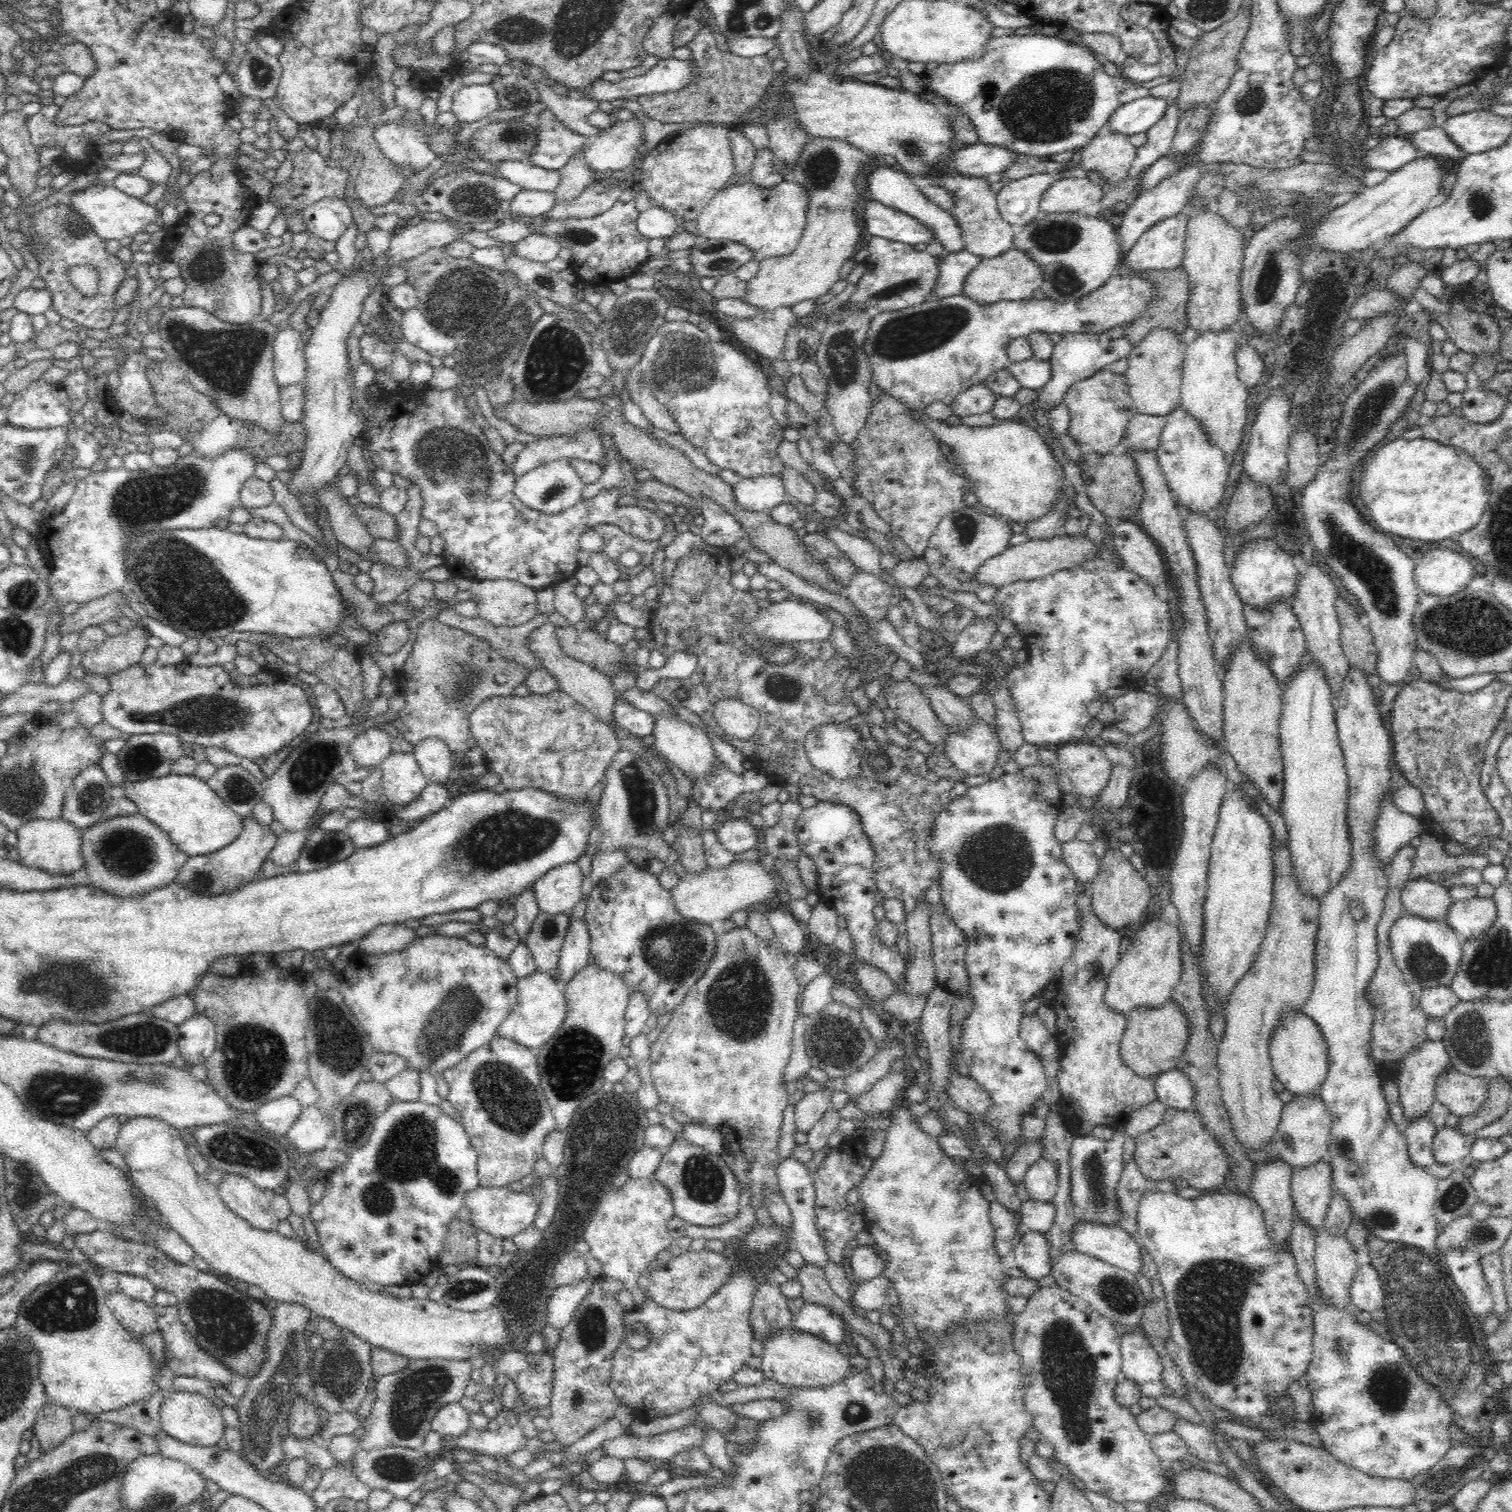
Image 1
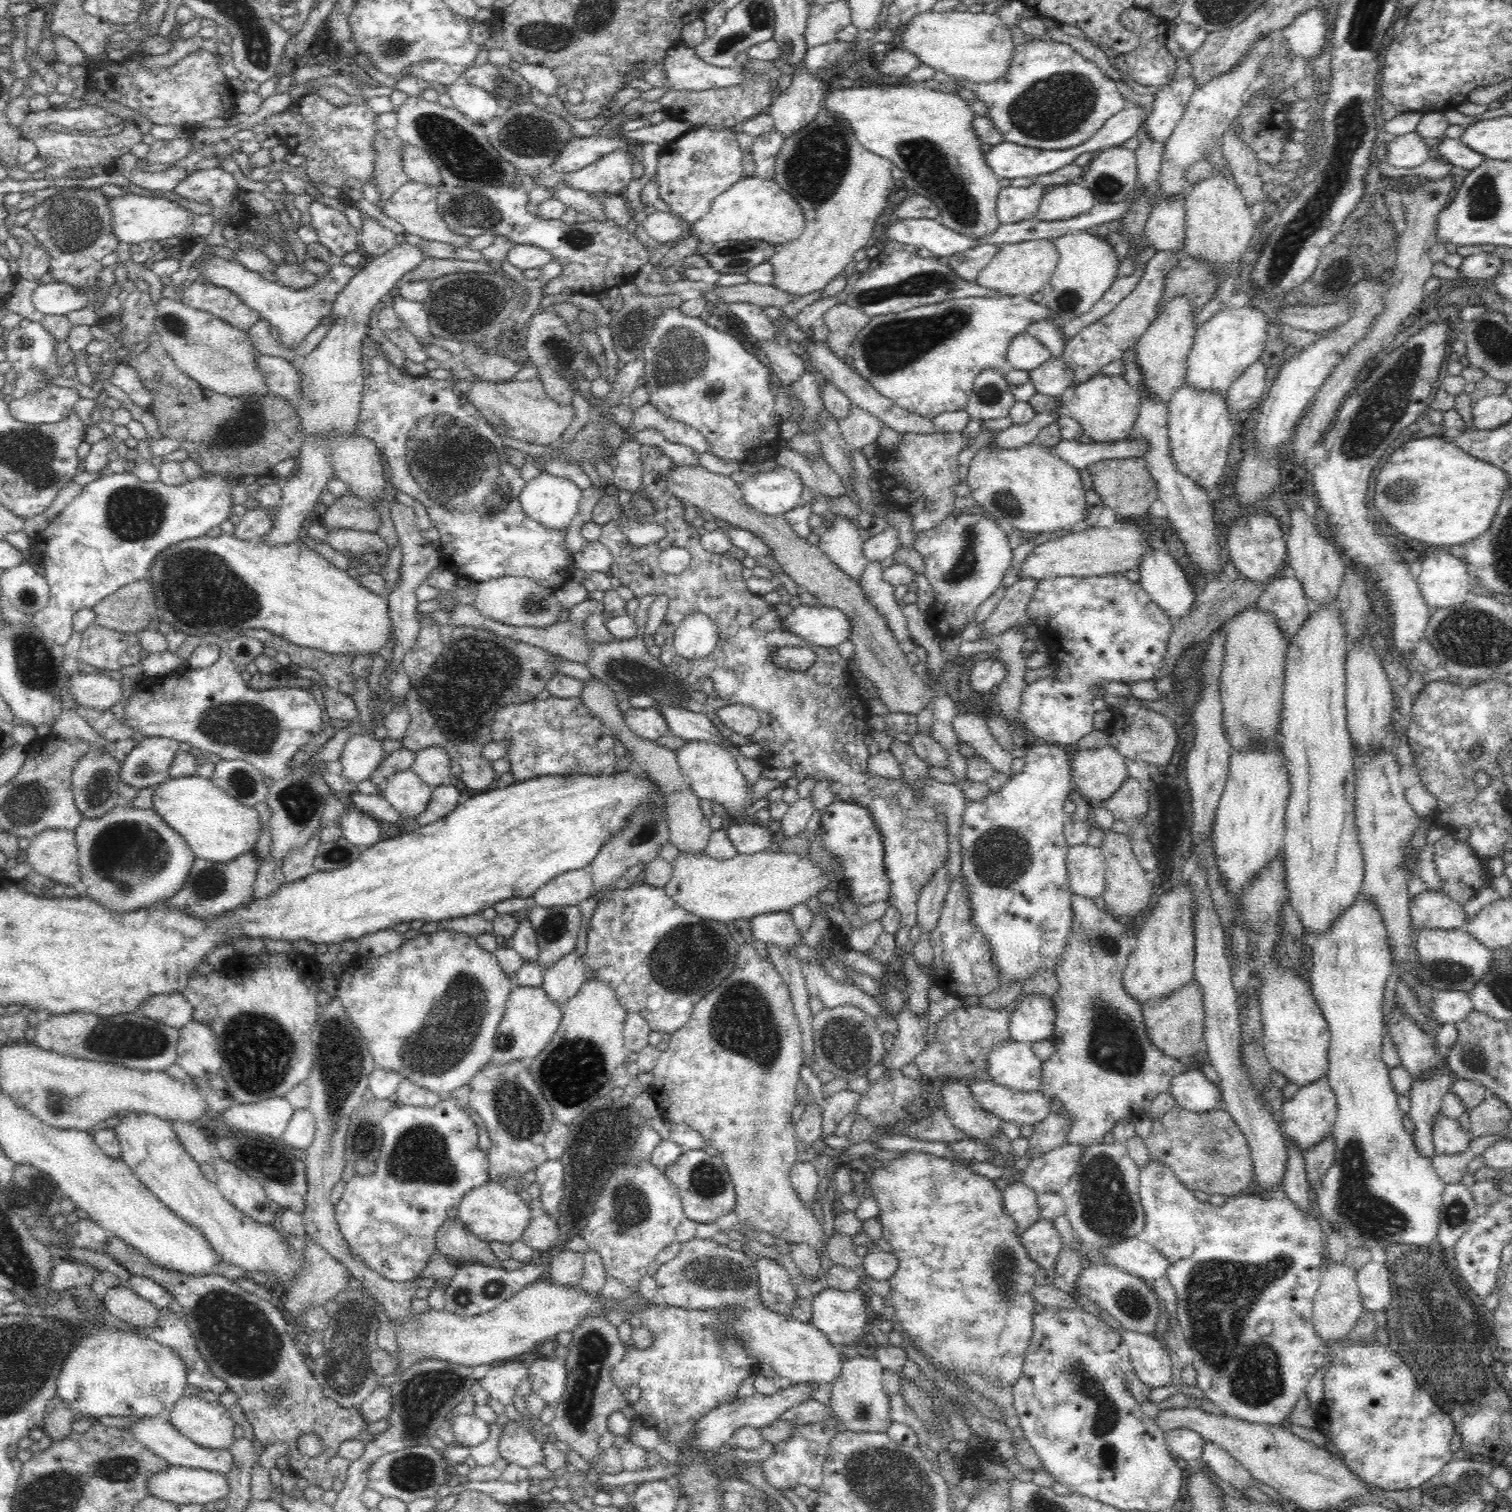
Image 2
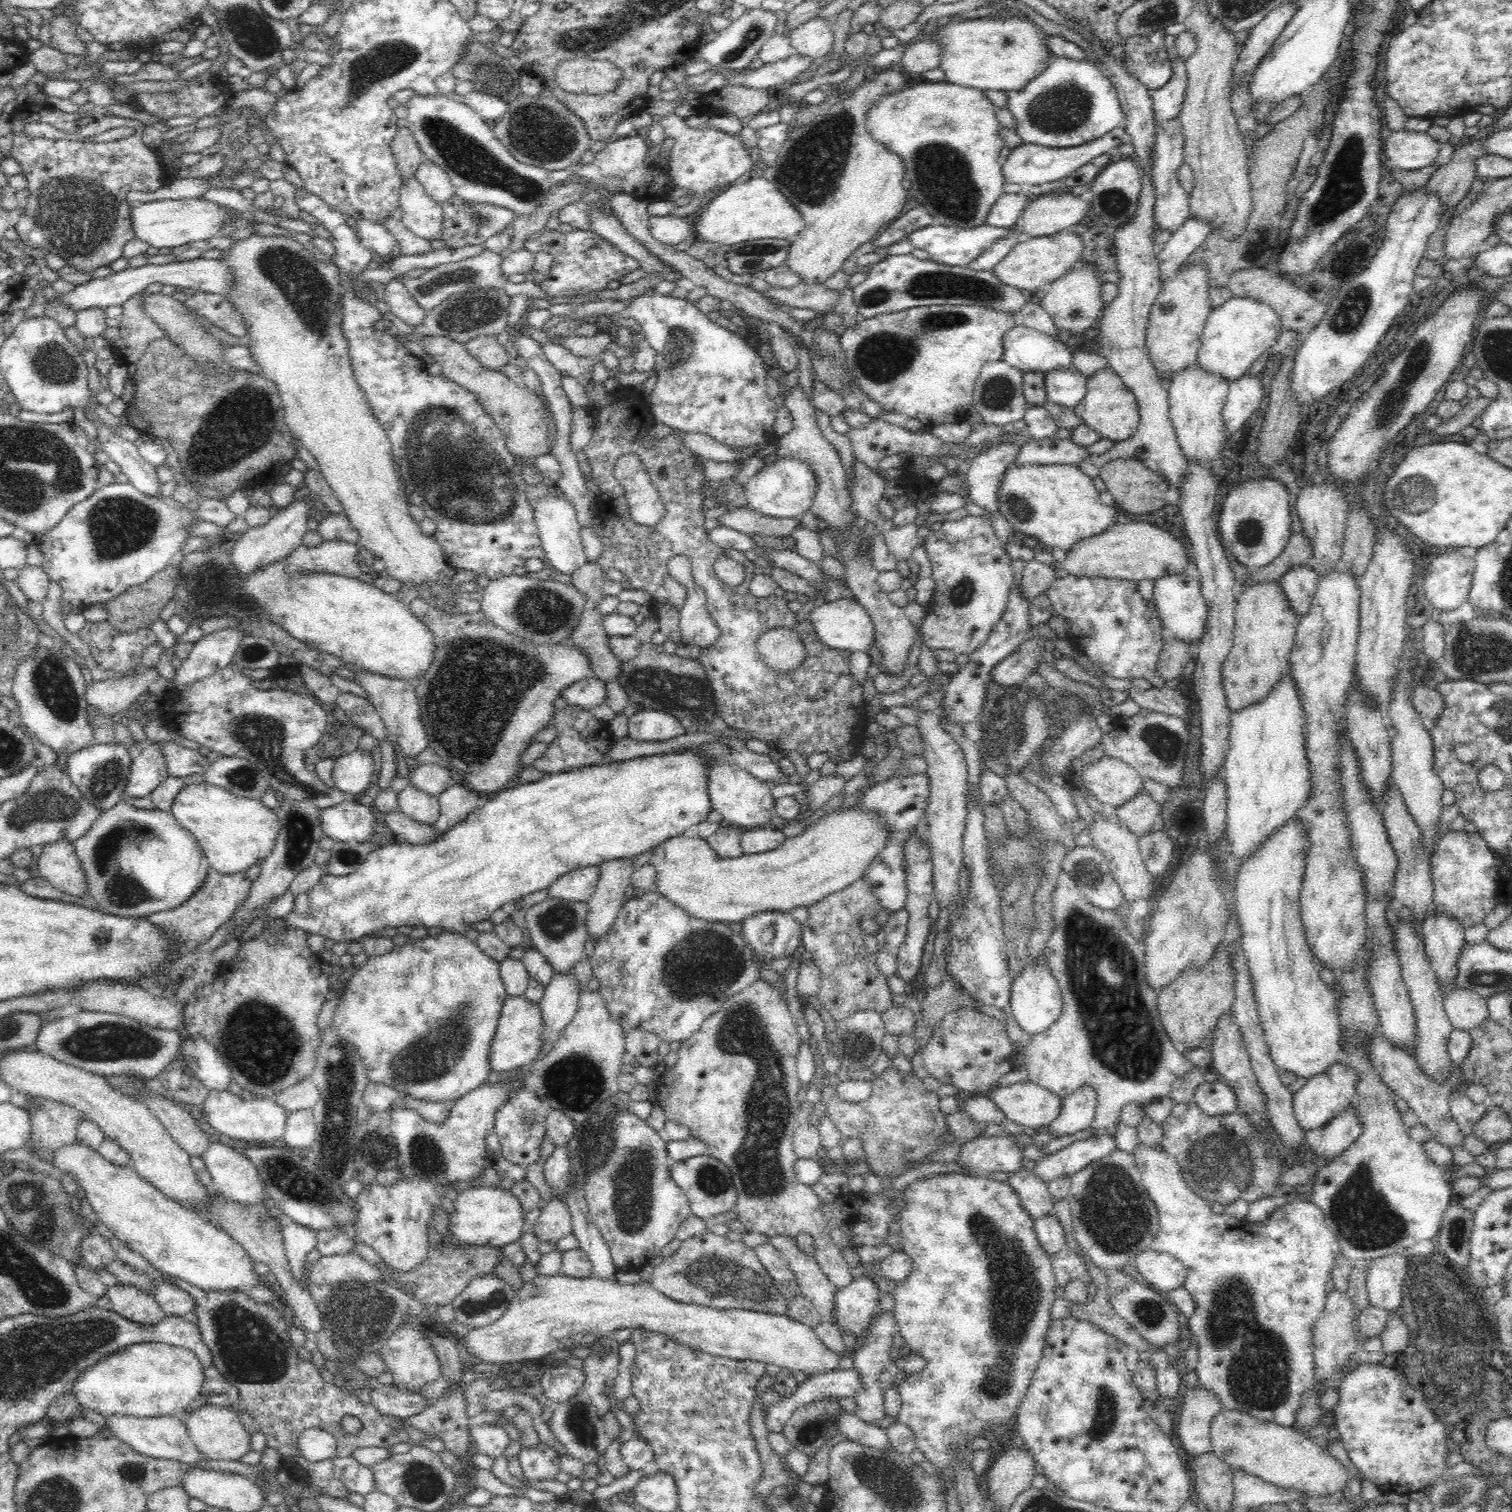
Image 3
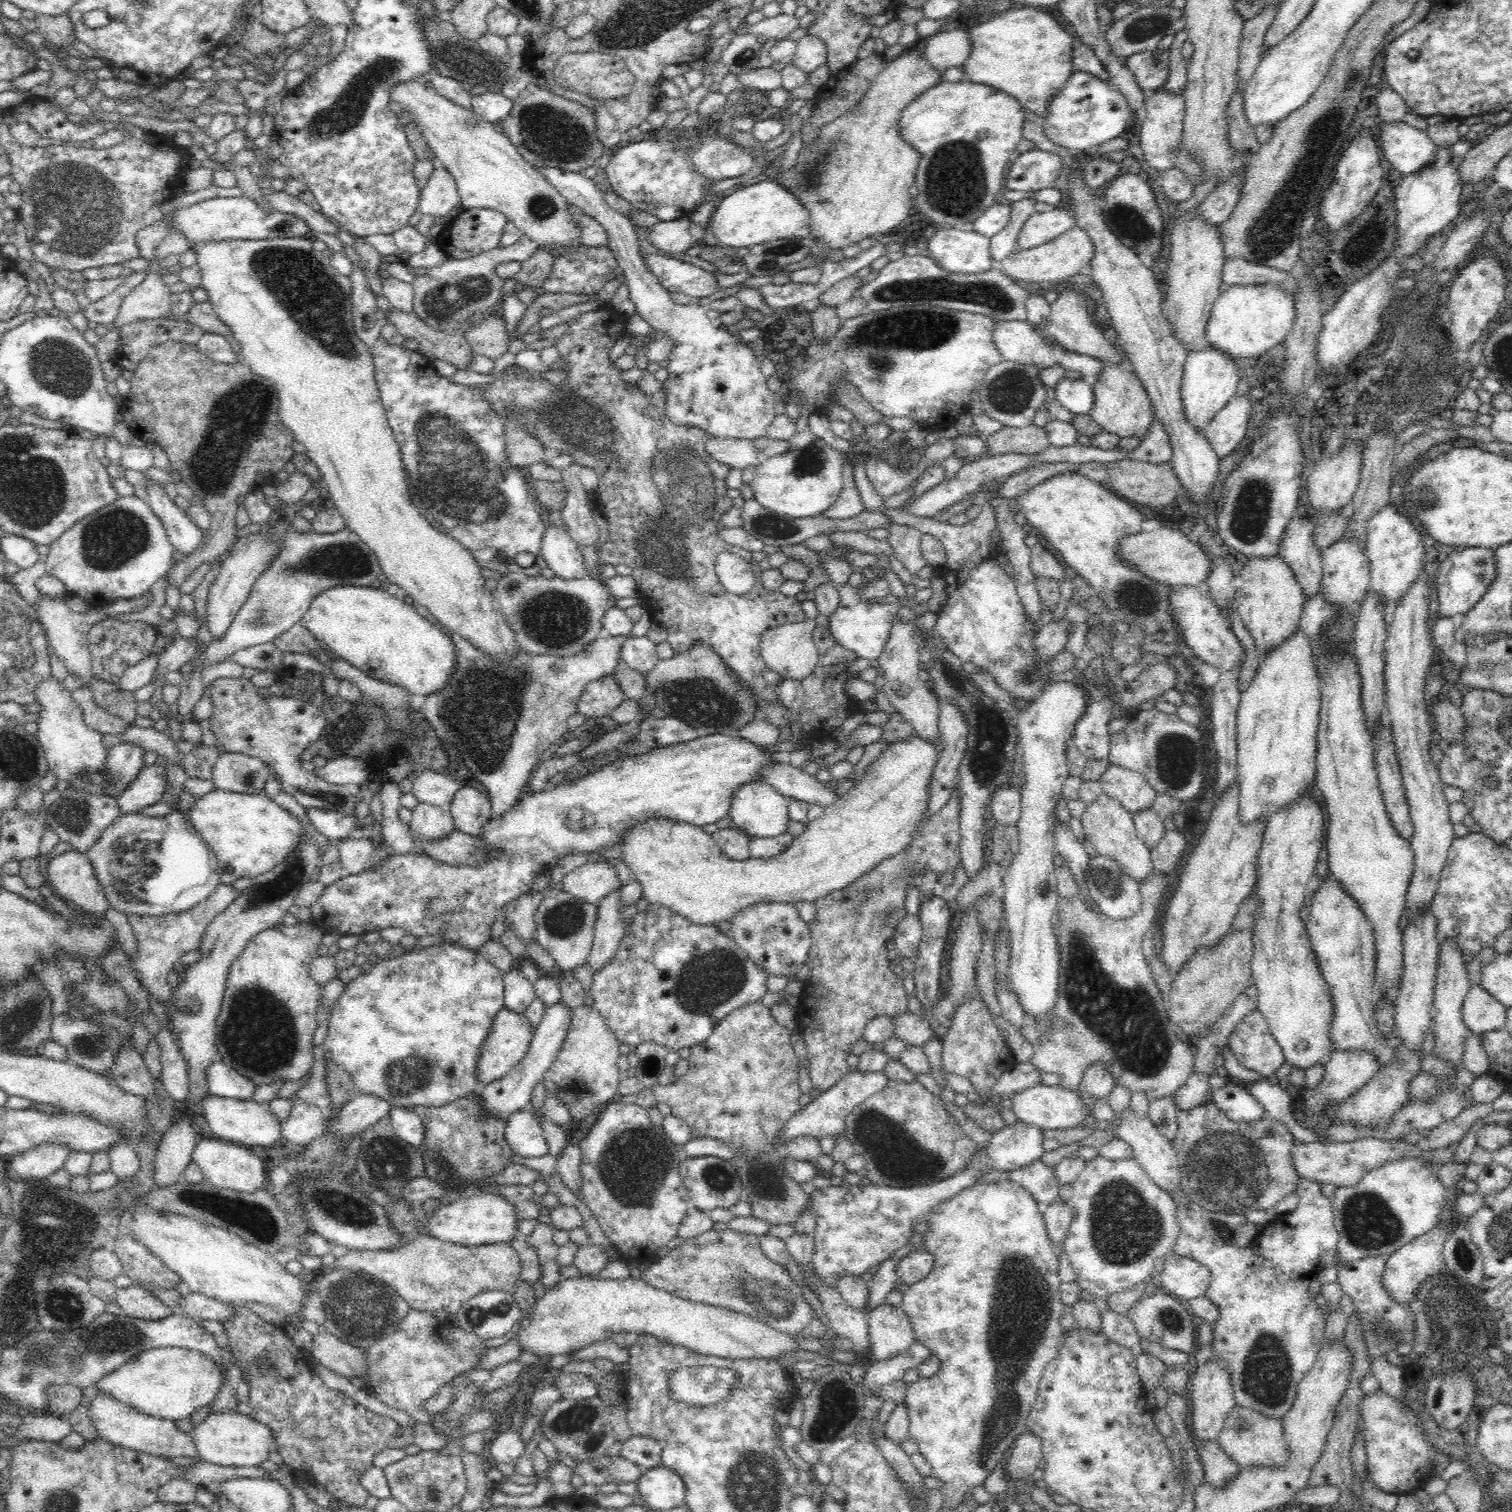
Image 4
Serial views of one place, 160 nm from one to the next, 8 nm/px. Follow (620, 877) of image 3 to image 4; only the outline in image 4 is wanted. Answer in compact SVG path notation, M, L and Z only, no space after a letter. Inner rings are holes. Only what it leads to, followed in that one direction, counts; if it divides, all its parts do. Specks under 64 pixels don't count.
M620 891L608 893L597 904L594 944L584 966L590 968L593 976L608 966L620 948L625 934L624 915L620 913Z

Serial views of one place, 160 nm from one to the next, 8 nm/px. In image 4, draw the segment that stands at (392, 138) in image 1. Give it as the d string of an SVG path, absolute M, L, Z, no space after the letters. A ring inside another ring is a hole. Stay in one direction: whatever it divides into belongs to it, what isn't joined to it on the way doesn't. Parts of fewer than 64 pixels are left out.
M436 162L436 170L432 178L422 189L419 202L421 214L426 214L437 222L449 223L456 216L456 212L462 208L461 200L454 177Z

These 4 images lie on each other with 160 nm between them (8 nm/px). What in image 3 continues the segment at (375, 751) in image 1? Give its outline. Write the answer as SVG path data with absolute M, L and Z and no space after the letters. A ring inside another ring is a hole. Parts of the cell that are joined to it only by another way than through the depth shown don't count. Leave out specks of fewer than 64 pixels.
M362 749L334 758L333 786L349 796L364 792L371 782L372 755Z

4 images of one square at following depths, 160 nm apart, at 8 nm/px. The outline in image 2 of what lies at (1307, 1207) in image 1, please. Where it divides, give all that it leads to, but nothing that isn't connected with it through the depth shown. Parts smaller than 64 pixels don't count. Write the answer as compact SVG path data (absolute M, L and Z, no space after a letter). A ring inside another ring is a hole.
M1332 1132L1330 1135L1325 1137L1324 1141L1319 1141L1319 1144L1312 1146L1310 1149L1307 1149L1304 1154L1305 1159L1305 1169L1306 1174L1311 1186L1312 1195L1314 1195L1313 1190L1320 1186L1320 1178L1322 1178L1324 1172L1332 1166L1334 1159L1336 1158L1336 1139L1332 1137Z

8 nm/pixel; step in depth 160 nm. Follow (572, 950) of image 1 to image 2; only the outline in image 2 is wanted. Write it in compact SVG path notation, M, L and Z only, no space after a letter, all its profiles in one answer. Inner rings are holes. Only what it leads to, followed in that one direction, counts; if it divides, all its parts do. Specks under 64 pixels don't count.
M574 951L545 970L542 989L562 1012L589 977L585 962Z

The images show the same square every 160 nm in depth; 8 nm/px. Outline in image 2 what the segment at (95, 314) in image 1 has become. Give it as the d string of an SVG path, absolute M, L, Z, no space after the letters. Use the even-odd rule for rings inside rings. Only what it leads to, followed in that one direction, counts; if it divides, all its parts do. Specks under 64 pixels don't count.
M72 186L70 188L51 187L56 189L54 196L44 199L38 204L34 204L32 208L32 216L25 225L26 230L34 236L43 250L52 257L50 264L50 272L54 280L65 282L79 288L90 288L96 286L104 278L108 277L103 266L102 259L116 251L119 246L120 239L113 233L113 214L109 207L110 197L106 197L102 191L98 189L86 189Z

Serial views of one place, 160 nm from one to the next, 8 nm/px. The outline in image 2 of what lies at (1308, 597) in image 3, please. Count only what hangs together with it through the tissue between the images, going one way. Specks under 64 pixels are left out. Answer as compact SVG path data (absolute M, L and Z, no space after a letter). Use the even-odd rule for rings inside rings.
M1295 575L1276 579L1257 602L1258 609L1274 613L1280 631L1290 642L1290 638L1300 631L1312 612L1310 599L1304 593L1302 583Z

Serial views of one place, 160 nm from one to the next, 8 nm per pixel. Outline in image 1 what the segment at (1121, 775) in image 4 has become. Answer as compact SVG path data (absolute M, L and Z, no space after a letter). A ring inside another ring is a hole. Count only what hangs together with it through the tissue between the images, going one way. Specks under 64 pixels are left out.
M1086 740L1055 749L1059 772L1071 780L1071 798L1078 795L1098 798L1107 787L1114 766L1099 741L1093 743Z

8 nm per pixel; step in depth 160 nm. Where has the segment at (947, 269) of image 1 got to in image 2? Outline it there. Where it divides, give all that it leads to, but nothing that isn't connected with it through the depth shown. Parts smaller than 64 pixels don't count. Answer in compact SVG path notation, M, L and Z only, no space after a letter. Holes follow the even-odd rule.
M980 246L968 252L962 252L945 262L950 265L964 280L975 280L980 271L987 266L1000 252L1000 247Z

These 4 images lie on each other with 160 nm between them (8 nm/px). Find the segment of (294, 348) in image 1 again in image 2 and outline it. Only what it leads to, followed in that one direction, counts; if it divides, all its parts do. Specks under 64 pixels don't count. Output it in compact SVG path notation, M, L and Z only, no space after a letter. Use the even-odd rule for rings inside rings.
M206 257L206 262L198 262L196 267L191 267L191 272L199 274L204 281L218 288L226 288L238 295L238 299L258 314L259 320L267 320L271 326L279 330L279 340L283 344L294 344L305 338L316 326L320 326L328 316L333 316L333 306L336 297L343 288L359 273L363 267L352 267L342 264L339 260L332 259L328 274L325 274L314 286L302 290L292 290L276 281L269 281L262 273L246 269L238 262L223 260L218 257Z

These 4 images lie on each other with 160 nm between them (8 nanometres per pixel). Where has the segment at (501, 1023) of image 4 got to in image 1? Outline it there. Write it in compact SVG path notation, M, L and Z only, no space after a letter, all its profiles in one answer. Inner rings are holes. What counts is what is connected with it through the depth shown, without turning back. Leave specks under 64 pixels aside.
M536 971L532 976L520 979L516 988L516 1006L504 1018L496 1035L504 1040L512 1041L538 1054L539 1050L553 1038L555 1032L562 1026L567 1014L565 991L559 988L558 983L549 973Z

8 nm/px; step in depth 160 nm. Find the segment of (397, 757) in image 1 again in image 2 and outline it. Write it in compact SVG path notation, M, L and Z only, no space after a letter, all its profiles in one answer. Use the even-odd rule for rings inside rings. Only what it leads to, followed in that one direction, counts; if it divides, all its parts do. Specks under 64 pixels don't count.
M404 769L388 778L382 795L402 816L416 818L427 809L433 789L420 780L414 771Z

